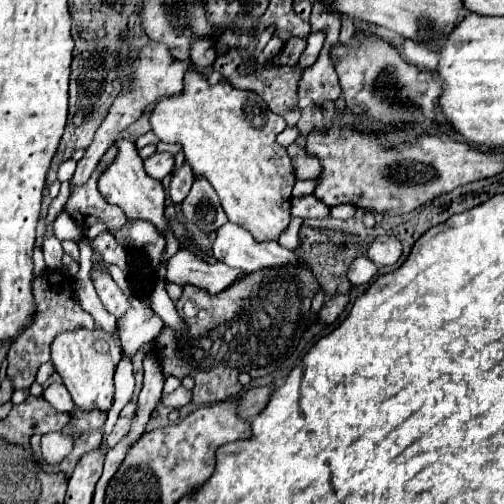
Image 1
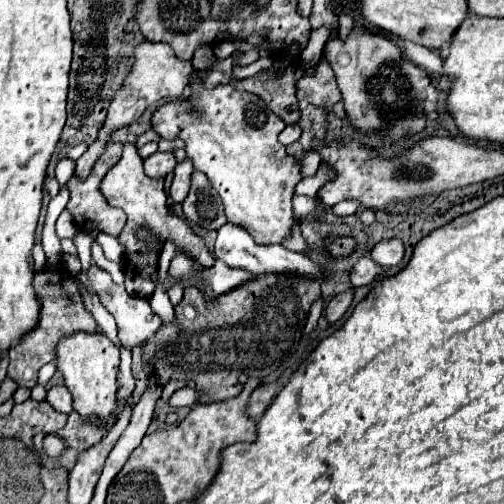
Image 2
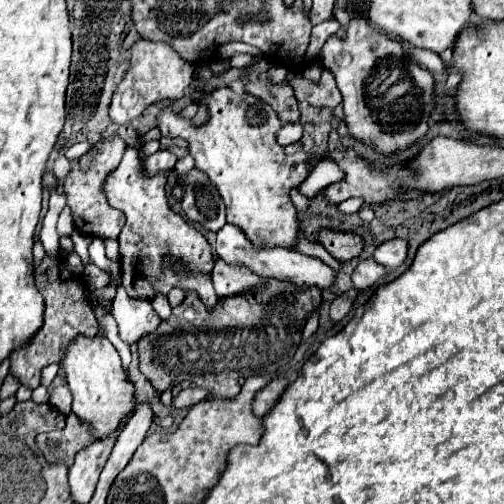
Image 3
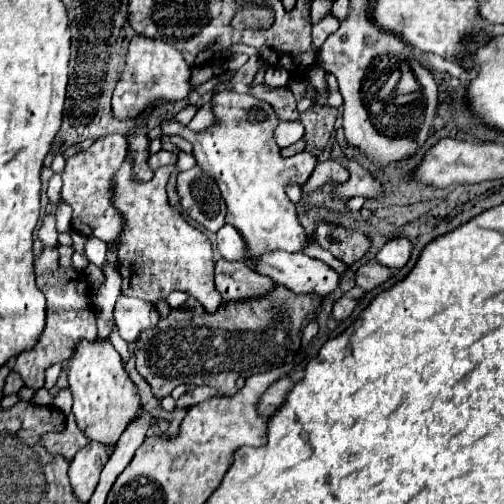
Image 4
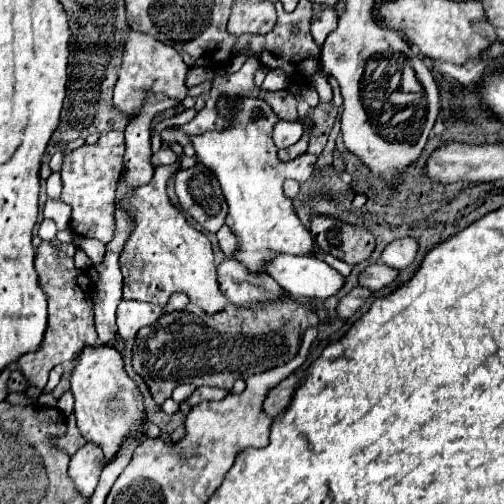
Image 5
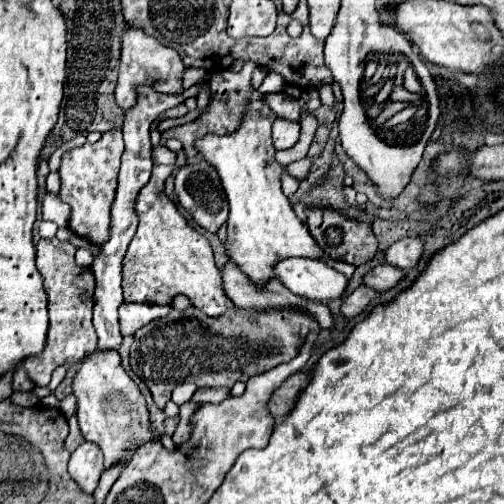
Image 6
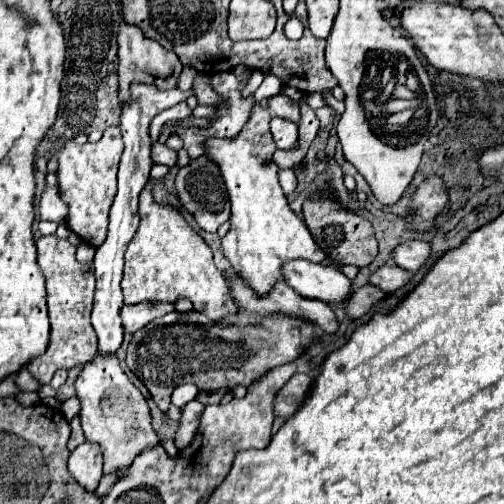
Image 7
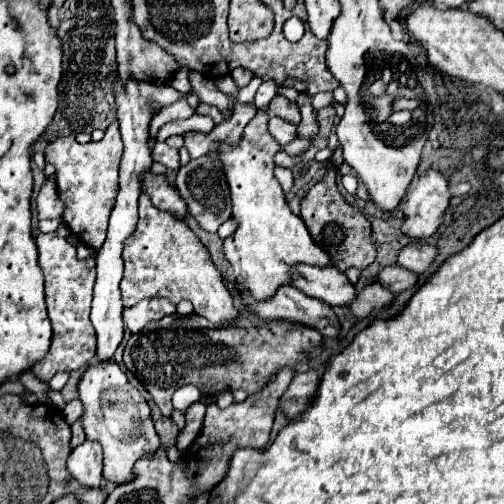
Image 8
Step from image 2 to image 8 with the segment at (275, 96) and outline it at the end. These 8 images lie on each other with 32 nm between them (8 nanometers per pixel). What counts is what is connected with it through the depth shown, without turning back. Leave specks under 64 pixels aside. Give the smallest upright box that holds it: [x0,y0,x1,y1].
[268,96,300,124]

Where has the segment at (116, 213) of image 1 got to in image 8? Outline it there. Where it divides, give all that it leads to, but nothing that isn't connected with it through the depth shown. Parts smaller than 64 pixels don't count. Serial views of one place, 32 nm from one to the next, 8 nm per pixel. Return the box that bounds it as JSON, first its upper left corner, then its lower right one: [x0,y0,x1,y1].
[44,122,123,250]

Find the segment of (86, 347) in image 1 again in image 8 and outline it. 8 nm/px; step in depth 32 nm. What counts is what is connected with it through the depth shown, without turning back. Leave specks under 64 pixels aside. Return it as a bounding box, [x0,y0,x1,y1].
[78,360,160,488]

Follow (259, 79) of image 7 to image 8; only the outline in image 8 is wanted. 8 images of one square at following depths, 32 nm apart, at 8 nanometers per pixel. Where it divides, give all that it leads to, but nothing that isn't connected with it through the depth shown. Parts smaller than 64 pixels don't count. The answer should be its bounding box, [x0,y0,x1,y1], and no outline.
[238,76,262,104]

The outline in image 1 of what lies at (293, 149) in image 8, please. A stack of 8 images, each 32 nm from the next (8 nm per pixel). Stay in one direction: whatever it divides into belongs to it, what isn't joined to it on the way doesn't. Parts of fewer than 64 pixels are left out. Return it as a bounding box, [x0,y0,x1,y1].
[150,70,296,242]

